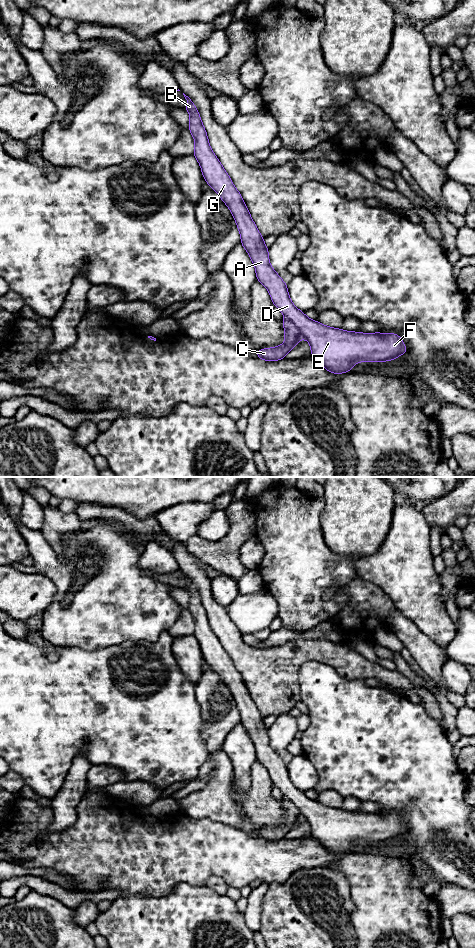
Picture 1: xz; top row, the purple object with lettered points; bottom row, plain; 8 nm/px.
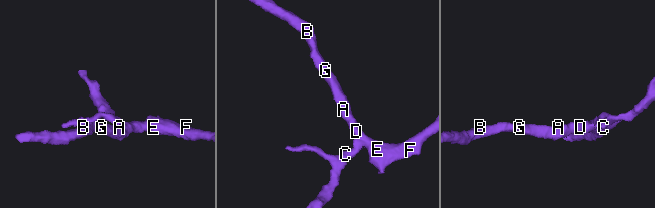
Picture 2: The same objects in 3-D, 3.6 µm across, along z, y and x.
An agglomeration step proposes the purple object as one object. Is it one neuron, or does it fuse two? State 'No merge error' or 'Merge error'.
Merge error

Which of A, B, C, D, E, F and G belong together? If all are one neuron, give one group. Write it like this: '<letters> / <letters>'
A B D E F G / C

